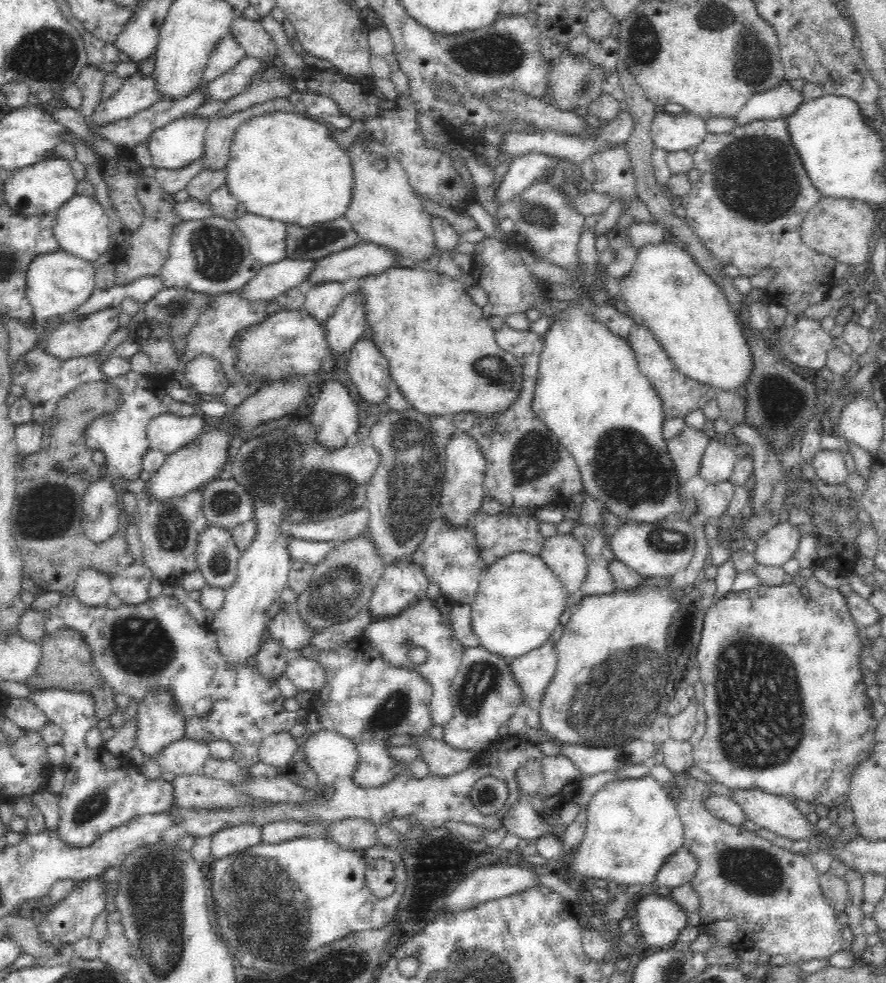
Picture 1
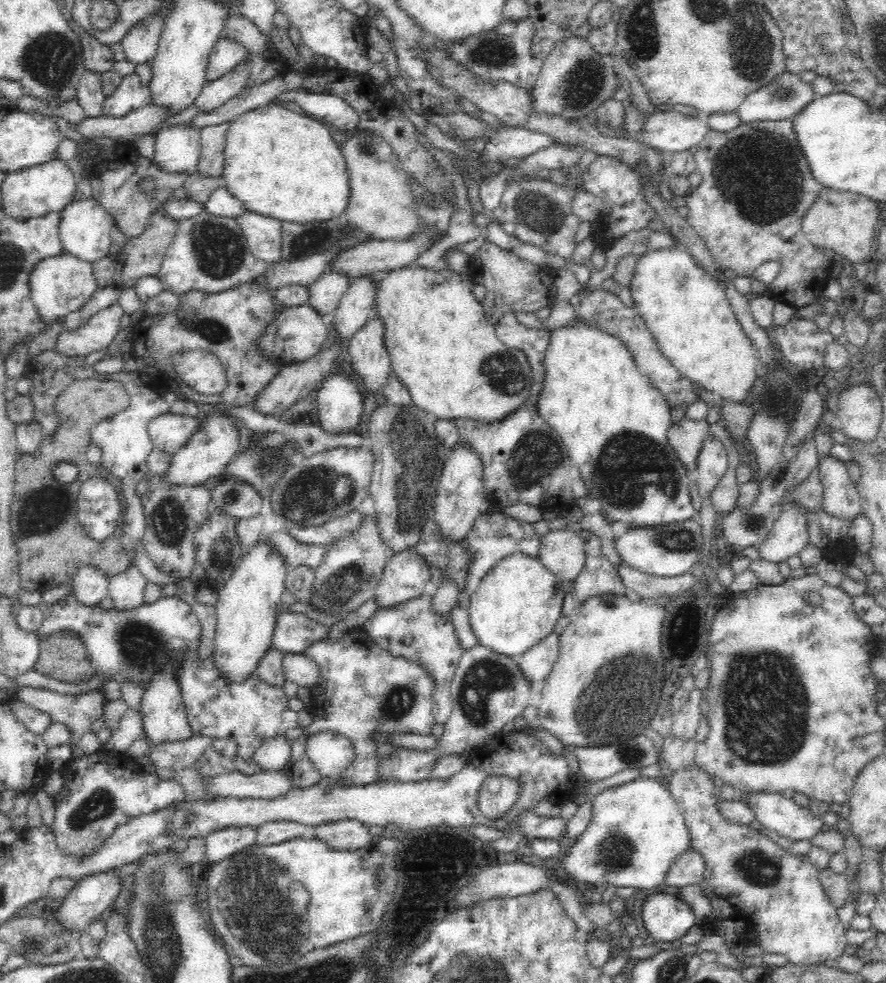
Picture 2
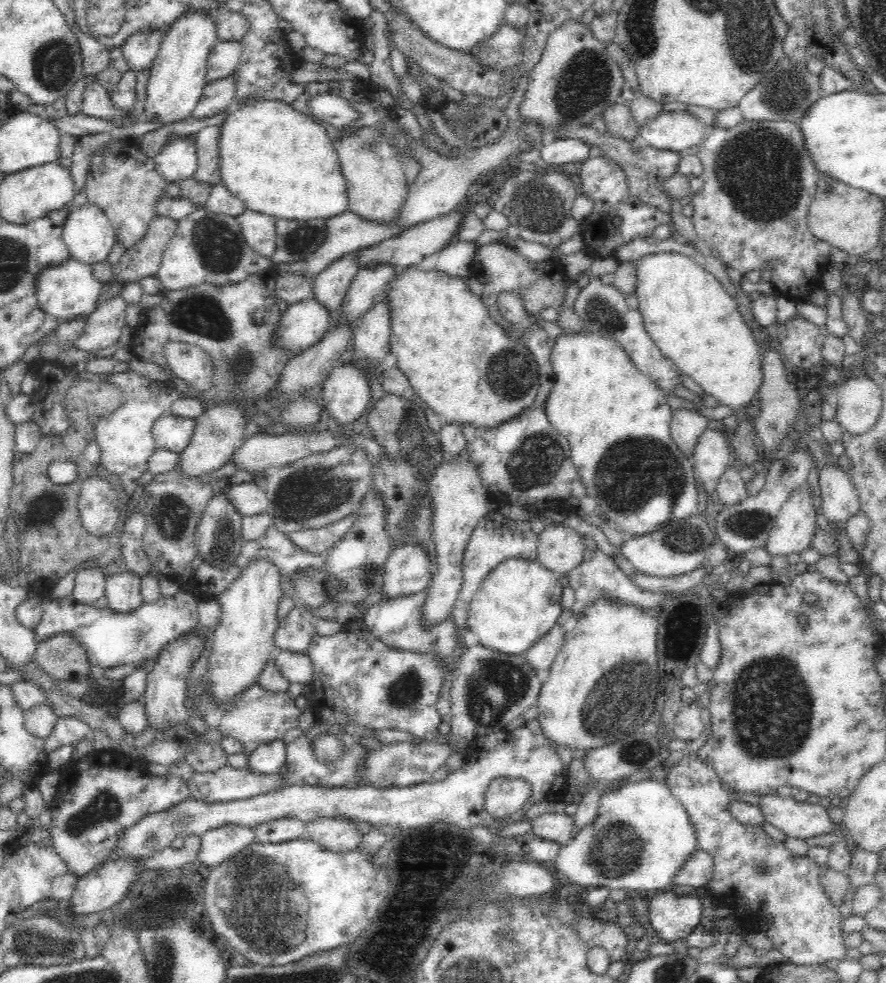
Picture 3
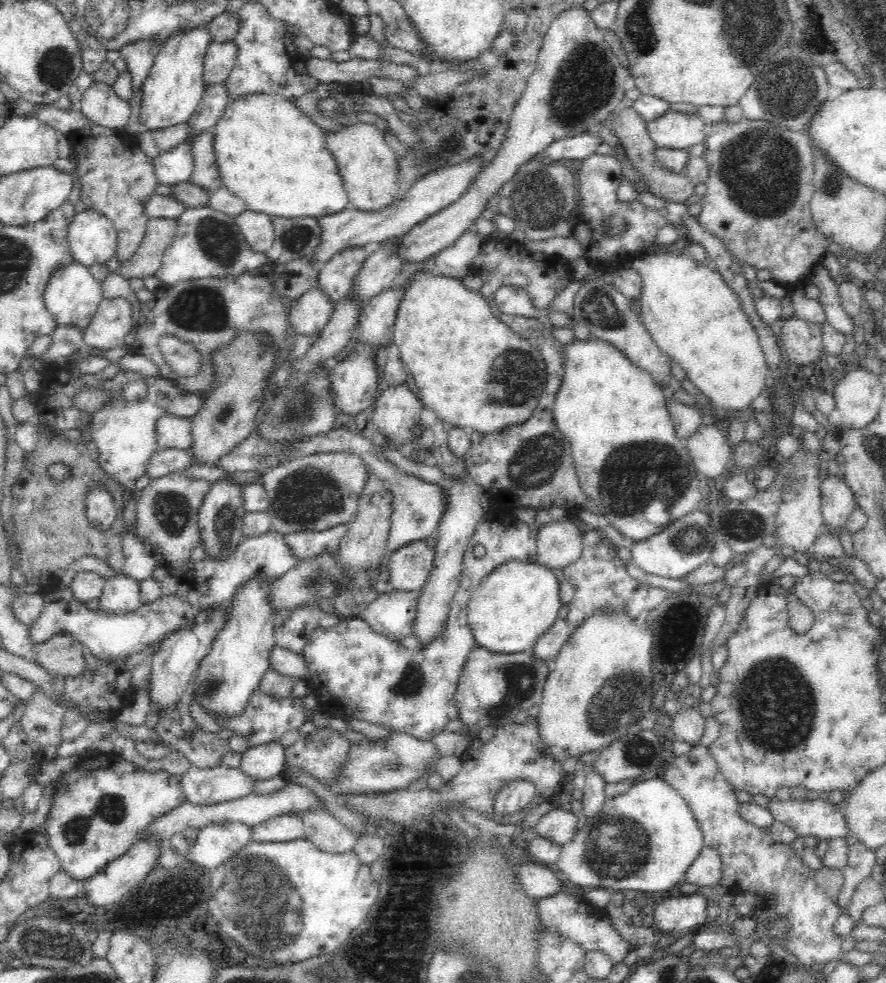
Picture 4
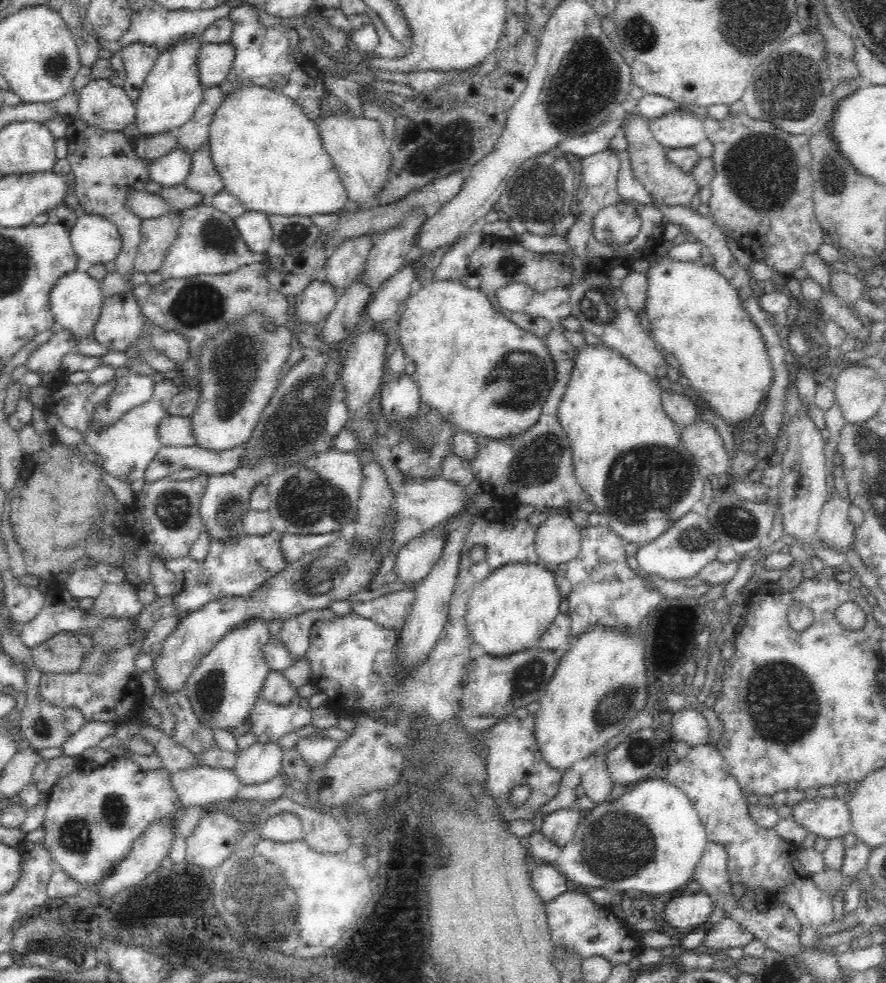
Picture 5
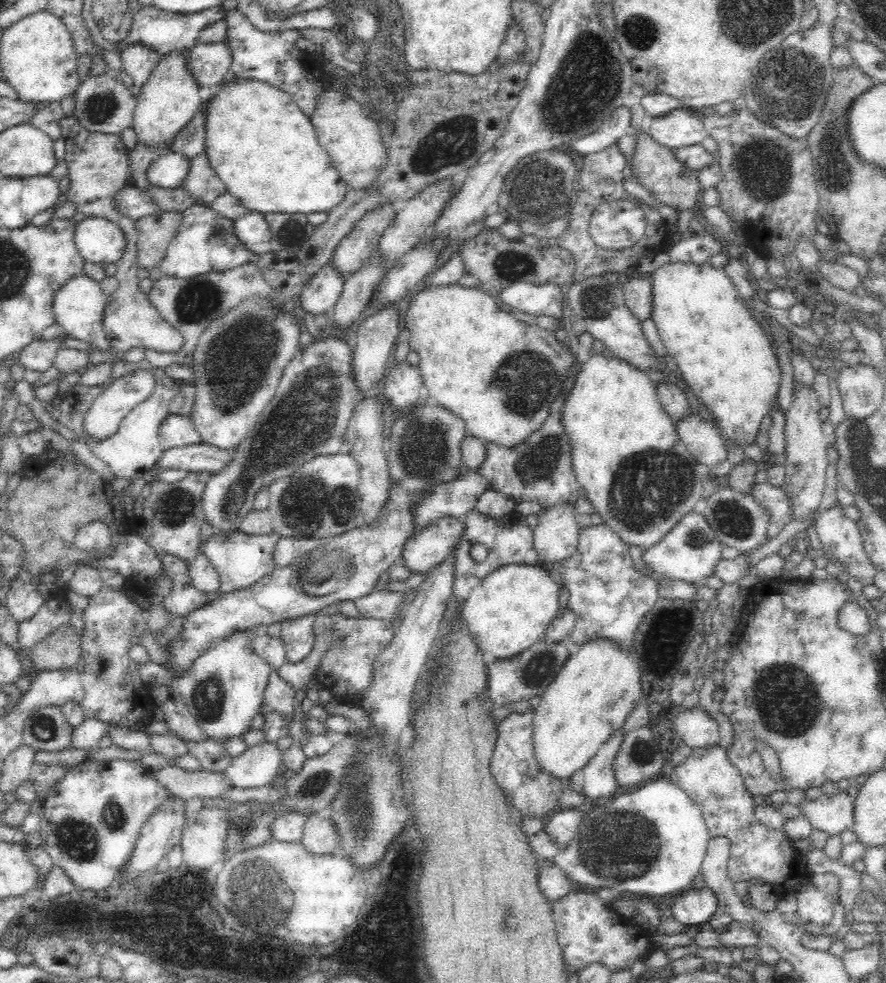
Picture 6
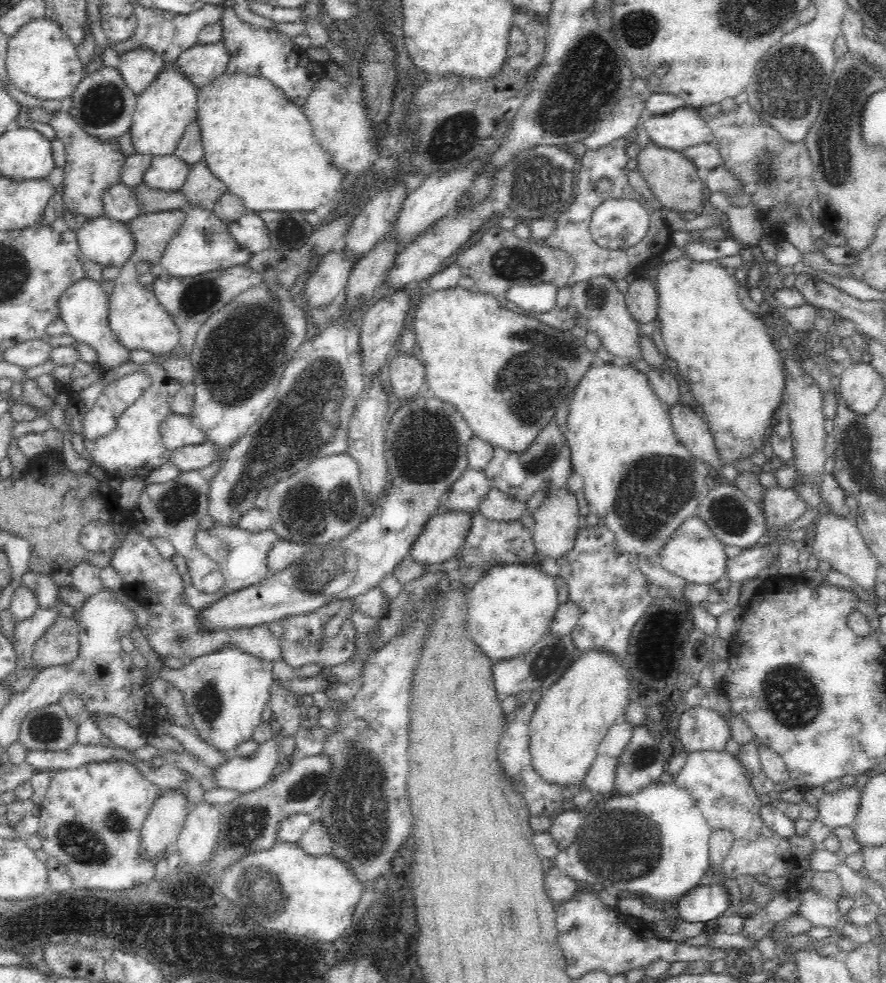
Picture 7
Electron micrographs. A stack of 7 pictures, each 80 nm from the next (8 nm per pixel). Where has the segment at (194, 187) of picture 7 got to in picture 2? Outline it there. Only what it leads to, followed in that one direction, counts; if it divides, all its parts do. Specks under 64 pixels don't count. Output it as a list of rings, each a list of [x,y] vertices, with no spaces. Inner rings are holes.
[[[229,122],[205,126],[200,130],[200,158],[197,173],[206,178],[221,178],[224,168],[224,137]]]

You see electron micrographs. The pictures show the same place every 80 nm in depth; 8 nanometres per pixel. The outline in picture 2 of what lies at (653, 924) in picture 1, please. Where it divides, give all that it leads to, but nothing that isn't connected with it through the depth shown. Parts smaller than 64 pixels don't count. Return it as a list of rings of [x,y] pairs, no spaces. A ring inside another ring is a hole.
[[[652,893],[641,906],[641,920],[651,938],[675,942],[696,925],[697,916],[688,900],[674,894]]]

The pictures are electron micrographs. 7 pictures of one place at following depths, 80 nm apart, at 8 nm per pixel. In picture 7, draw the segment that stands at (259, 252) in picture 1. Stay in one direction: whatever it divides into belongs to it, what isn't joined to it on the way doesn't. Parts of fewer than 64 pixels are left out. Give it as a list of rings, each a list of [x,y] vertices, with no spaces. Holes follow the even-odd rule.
[[[249,212],[227,224],[230,237],[252,254],[271,249],[269,230],[259,214]]]

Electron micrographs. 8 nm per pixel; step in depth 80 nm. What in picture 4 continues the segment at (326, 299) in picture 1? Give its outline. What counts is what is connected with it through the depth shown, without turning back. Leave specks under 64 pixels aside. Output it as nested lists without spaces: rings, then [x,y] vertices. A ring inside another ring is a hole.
[[[350,246],[334,254],[321,266],[319,286],[330,295],[332,301],[350,296],[354,282],[366,261],[366,246]]]

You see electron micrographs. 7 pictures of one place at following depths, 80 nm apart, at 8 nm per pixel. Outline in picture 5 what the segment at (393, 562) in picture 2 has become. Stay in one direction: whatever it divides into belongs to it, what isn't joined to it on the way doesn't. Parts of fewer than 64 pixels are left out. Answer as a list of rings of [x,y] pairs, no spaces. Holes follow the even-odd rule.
[[[447,520],[406,541],[396,552],[394,571],[404,584],[420,582],[440,560],[448,542]]]

